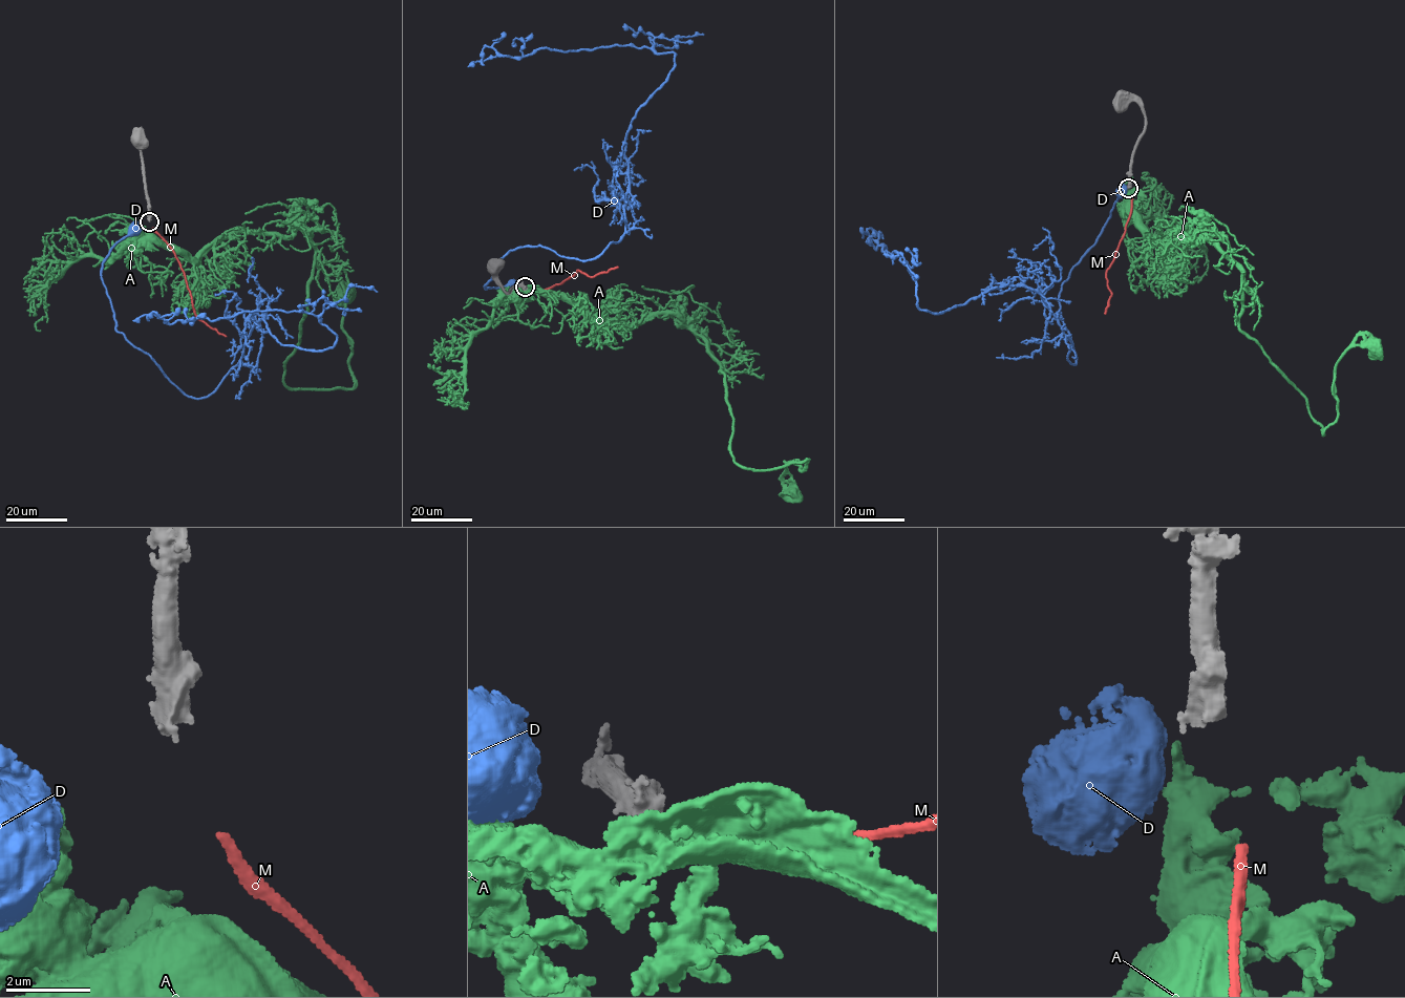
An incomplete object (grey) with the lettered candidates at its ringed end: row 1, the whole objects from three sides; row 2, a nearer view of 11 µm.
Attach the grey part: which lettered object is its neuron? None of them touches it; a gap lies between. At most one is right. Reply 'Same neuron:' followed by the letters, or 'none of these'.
Same neuron: none of these

